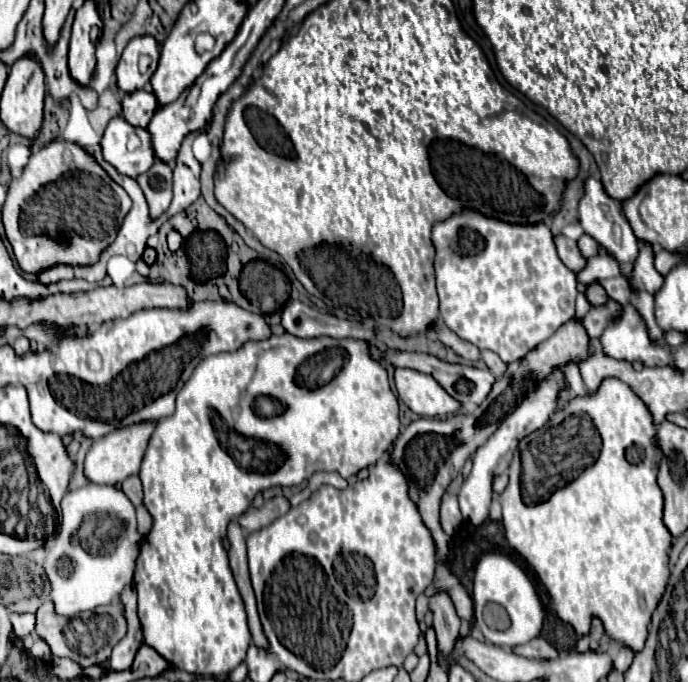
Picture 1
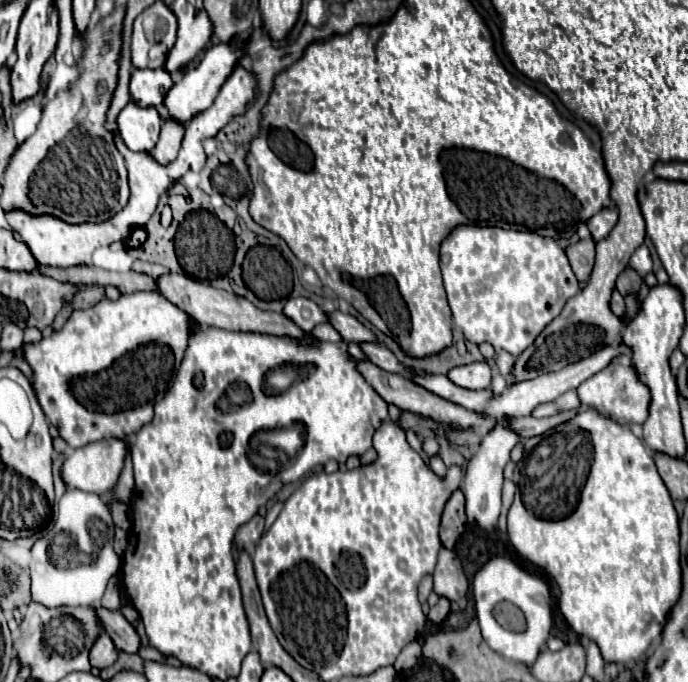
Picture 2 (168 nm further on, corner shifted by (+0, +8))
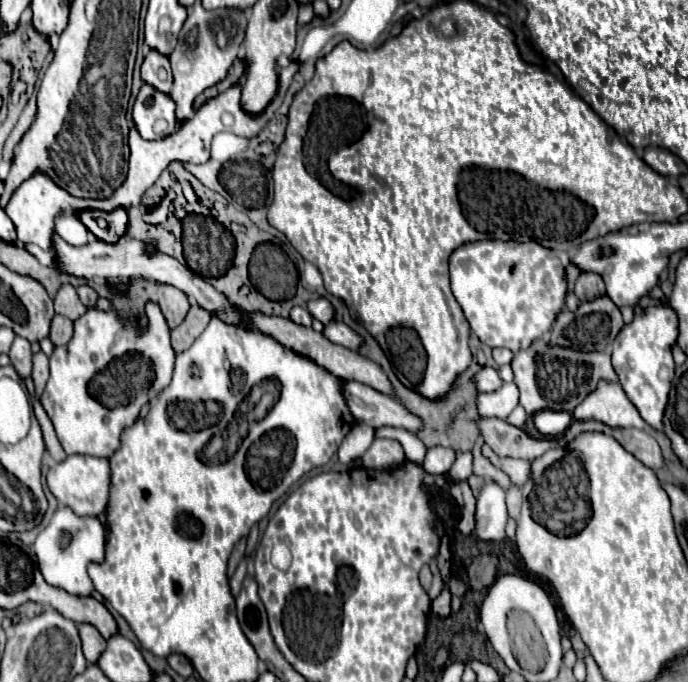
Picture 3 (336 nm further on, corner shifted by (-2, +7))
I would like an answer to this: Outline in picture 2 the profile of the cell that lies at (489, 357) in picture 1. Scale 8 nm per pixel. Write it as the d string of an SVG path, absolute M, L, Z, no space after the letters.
M499 351L499 355L497 355L497 365L499 365L499 369L501 369L503 375L511 375L509 371L513 369L513 361L515 361L515 359L513 359L509 353Z

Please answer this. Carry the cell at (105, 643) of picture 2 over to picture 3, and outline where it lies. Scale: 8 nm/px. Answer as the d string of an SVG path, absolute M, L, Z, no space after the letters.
M79 624L79 634L83 640L83 654L89 664L95 664L95 656L103 652L103 636L91 624Z

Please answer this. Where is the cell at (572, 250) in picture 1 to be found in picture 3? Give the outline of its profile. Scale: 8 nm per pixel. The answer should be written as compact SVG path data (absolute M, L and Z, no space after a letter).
M581 272L575 282L575 294L579 300L591 300L595 296L601 296L605 292L605 284L601 276L595 276L595 272Z

